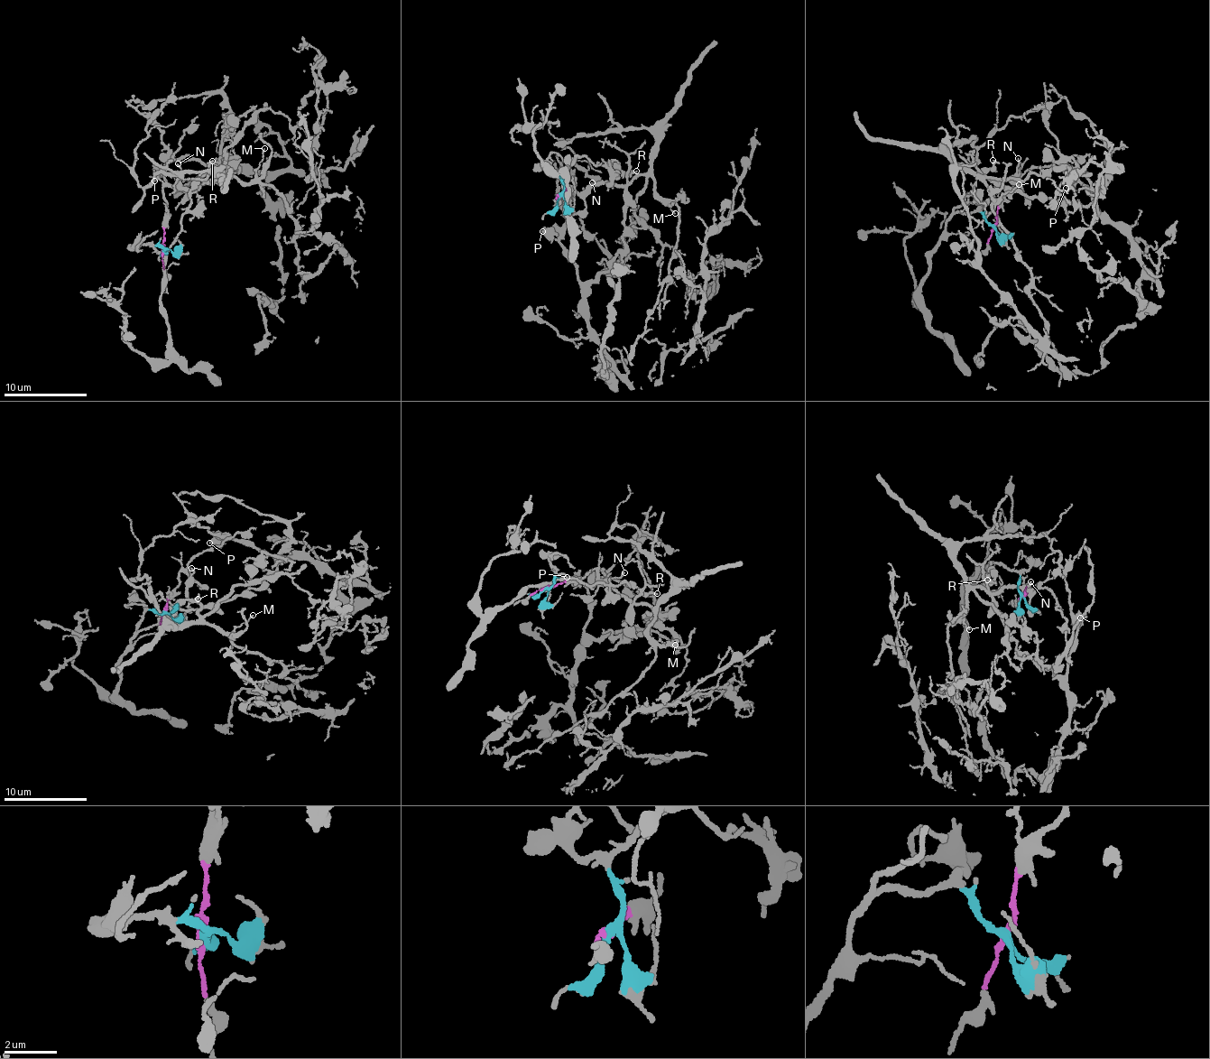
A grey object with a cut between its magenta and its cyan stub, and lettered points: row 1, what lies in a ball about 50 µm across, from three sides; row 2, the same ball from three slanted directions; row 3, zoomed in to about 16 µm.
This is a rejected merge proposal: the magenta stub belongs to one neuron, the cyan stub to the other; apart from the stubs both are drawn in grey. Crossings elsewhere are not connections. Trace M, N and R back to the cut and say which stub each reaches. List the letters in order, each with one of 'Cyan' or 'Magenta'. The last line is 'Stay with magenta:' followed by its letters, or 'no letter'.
M: Magenta
N: Magenta
R: Cyan
Stay with magenta: M, N

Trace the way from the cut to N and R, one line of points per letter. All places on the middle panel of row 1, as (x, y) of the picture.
N: (558, 196), (568, 184), (572, 190), (585, 190), (592, 182)
R: (558, 196), (564, 187), (560, 171), (579, 156), (595, 165), (598, 162), (613, 162), (629, 172), (636, 171)

